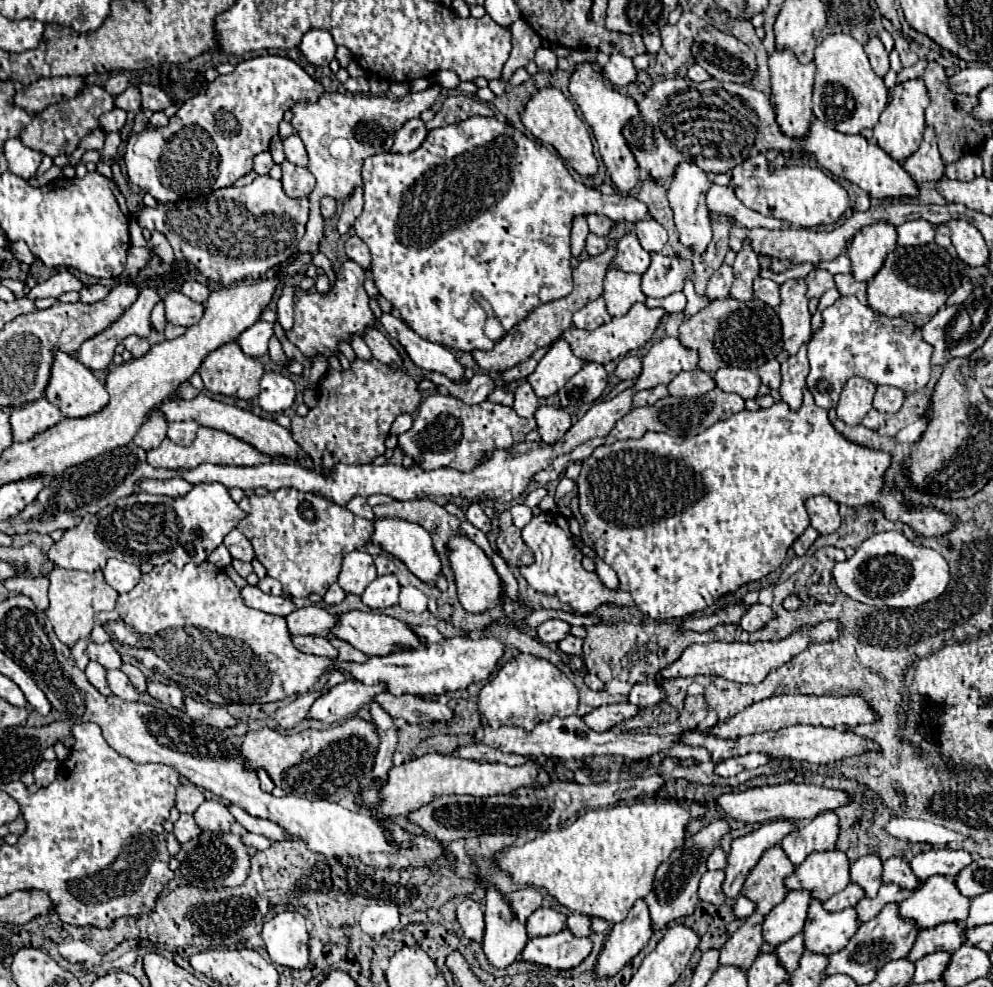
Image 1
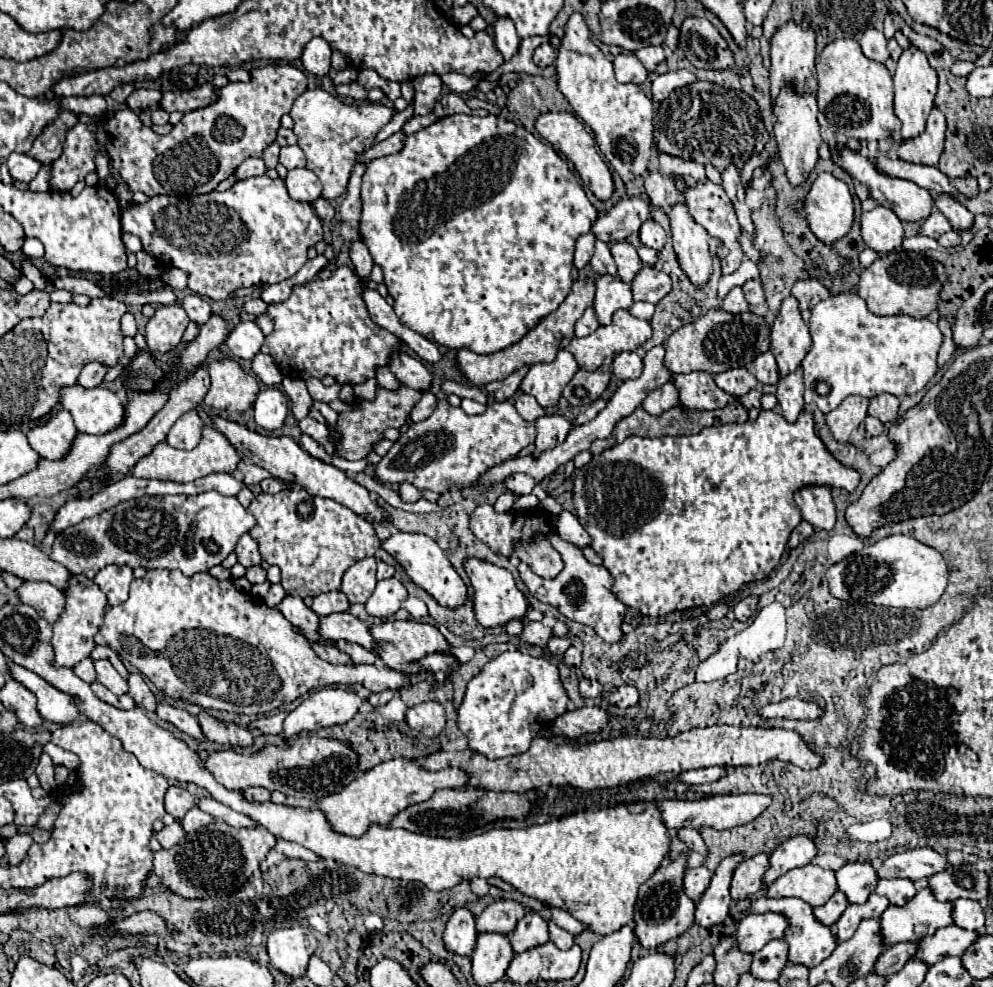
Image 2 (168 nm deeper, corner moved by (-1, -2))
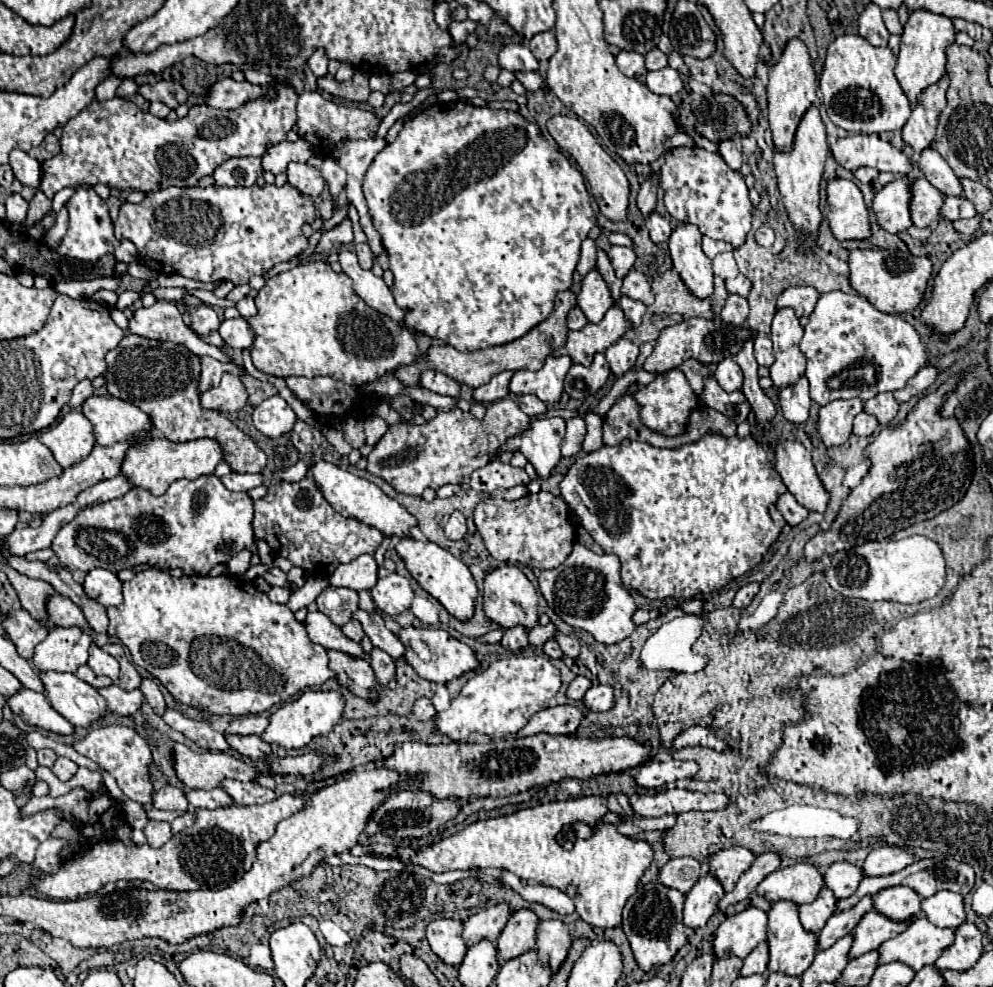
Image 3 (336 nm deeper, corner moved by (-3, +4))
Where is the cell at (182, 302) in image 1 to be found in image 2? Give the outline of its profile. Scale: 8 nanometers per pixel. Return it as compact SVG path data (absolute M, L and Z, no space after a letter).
M162 305L146 323L146 343L150 351L168 353L182 343L188 315L180 305Z

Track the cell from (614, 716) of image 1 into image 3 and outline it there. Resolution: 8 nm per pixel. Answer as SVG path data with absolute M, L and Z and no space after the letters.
M556 705L534 715L528 725L518 733L518 737L550 733L550 735L572 735L580 727L584 711L574 705Z

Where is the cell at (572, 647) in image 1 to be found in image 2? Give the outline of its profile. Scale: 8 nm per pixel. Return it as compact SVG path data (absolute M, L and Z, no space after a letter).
M552 637L548 641L548 651L554 655L554 657L562 657L564 651L568 649L568 645L572 645L568 639L562 639L562 637Z

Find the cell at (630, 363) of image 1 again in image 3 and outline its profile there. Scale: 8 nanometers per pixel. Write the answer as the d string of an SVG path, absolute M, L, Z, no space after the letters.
M622 337L620 341L616 341L614 345L610 345L606 351L606 361L610 363L610 369L614 375L624 375L626 371L630 371L636 363L638 357L638 345L634 345L630 339Z

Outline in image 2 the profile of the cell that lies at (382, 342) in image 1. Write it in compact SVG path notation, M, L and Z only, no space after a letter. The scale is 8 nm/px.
M394 353L390 357L388 369L406 387L412 387L412 389L418 389L418 391L428 391L430 385L432 385L432 373L422 365L420 359L414 359L406 353Z

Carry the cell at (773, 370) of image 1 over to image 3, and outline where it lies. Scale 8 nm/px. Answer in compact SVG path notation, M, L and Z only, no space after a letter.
M756 337L754 339L754 357L758 365L770 367L774 363L774 353L772 353L772 341L768 337Z

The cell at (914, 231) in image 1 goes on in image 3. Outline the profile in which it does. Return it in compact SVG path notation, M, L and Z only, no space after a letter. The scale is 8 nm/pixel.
M946 197L944 199L944 205L942 205L942 211L940 211L942 219L954 223L958 219L970 219L976 215L976 209L974 205L968 201L968 199L958 199L958 197Z

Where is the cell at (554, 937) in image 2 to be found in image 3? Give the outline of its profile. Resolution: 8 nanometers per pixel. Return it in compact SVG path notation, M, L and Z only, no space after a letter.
M560 919L552 921L540 921L536 929L536 951L540 955L540 961L548 963L552 969L558 969L568 951L570 951L572 937L568 933L568 927Z

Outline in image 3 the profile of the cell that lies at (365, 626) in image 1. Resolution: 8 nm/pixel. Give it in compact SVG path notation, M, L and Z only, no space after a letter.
M408 625L408 627L402 627L396 633L396 637L402 639L402 643L406 647L404 661L408 665L412 665L412 669L420 677L424 677L428 681L448 683L448 681L460 677L462 673L478 667L478 659L474 657L474 651L468 645L464 645L462 641L458 641L456 637L452 637L444 629L430 629L430 627L412 627L412 625Z

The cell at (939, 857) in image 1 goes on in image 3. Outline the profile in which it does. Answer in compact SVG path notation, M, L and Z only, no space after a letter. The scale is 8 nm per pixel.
M878 847L874 849L862 869L866 875L872 875L872 877L878 877L878 875L892 875L894 871L902 871L902 867L908 867L910 863L918 861L918 857L902 847Z

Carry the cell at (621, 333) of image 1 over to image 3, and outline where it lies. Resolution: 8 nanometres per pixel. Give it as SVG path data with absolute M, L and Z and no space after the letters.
M614 305L608 309L600 323L588 323L580 331L570 331L564 349L558 353L568 355L574 363L588 367L596 353L604 353L606 347L622 339L632 329L634 325L630 323L630 319L626 319L624 311Z

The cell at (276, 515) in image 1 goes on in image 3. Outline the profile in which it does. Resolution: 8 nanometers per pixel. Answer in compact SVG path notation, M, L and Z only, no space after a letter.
M304 477L300 483L282 481L272 485L262 499L254 501L252 527L256 539L266 541L274 555L286 557L294 567L302 567L310 577L324 579L330 579L338 565L350 563L362 553L374 555L382 541L382 533L376 527L342 517L334 511L310 477Z

